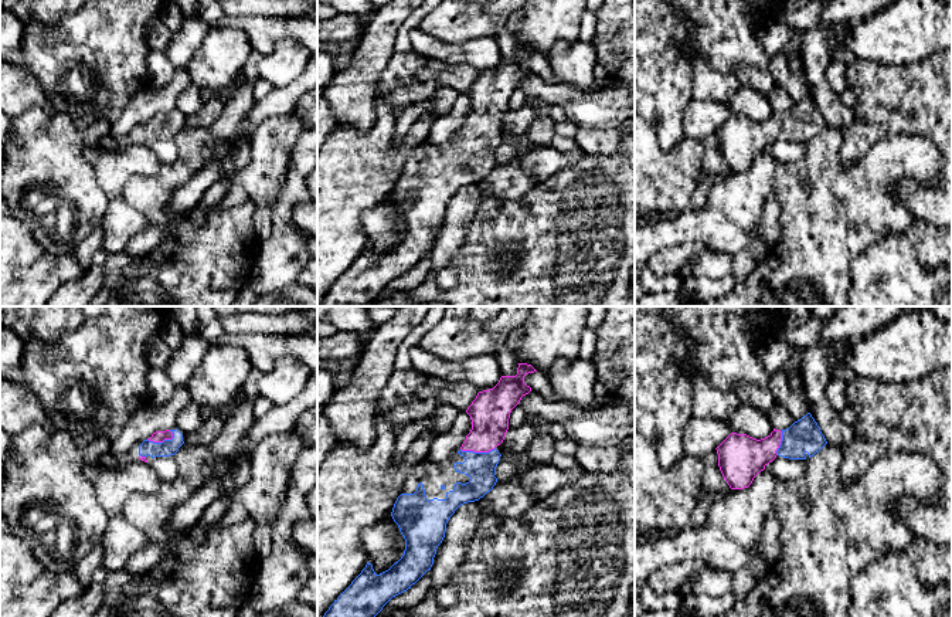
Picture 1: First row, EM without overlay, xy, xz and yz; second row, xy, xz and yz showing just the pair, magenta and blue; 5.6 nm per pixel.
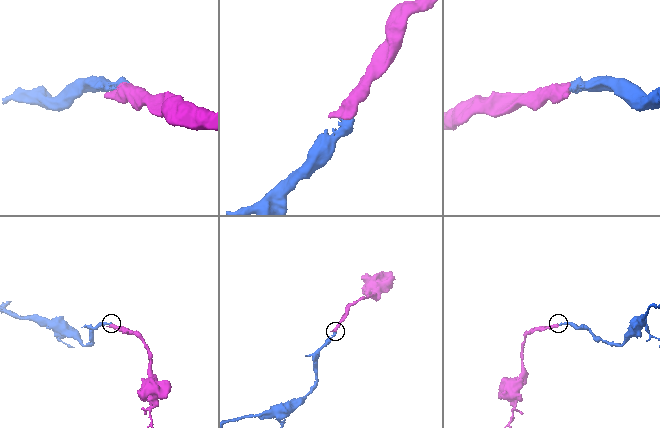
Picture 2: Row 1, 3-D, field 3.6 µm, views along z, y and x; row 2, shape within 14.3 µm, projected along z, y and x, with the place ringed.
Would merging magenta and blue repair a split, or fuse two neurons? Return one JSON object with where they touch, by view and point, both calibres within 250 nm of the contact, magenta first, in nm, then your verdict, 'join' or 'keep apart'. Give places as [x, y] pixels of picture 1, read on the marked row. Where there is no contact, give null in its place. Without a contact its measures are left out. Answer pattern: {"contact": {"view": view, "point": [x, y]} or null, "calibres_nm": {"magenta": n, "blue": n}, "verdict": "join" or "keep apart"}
{"contact": {"view": "xz", "point": [478, 451]}, "calibres_nm": {"magenta": 220, "blue": 170}, "verdict": "join"}

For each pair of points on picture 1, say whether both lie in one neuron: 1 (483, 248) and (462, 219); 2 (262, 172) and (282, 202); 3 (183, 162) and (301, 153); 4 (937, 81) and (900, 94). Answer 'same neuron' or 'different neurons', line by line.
1: different neurons
2: different neurons
3: different neurons
4: same neuron

